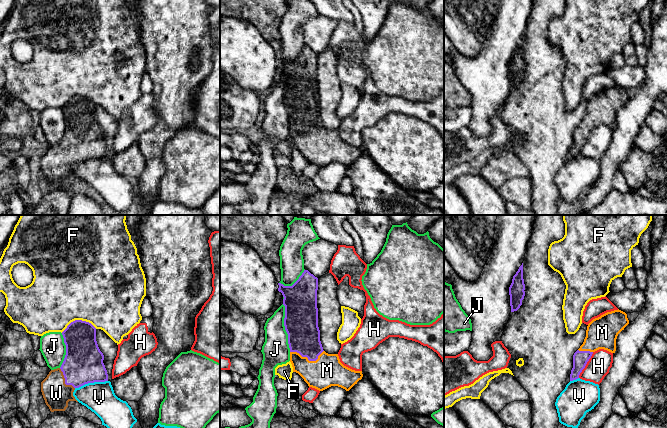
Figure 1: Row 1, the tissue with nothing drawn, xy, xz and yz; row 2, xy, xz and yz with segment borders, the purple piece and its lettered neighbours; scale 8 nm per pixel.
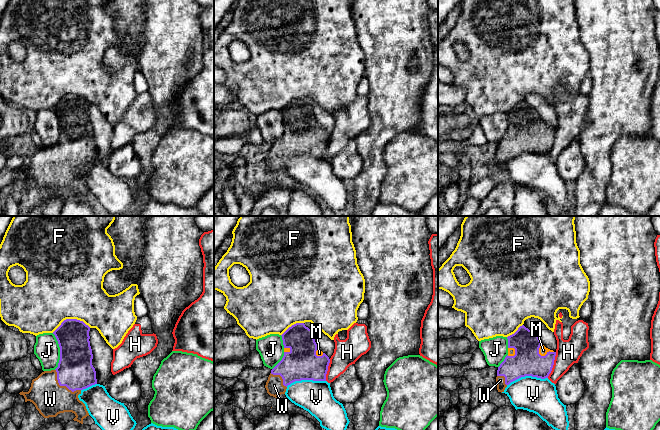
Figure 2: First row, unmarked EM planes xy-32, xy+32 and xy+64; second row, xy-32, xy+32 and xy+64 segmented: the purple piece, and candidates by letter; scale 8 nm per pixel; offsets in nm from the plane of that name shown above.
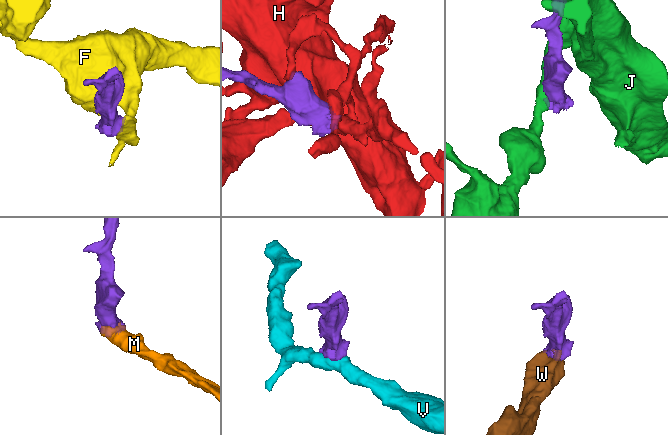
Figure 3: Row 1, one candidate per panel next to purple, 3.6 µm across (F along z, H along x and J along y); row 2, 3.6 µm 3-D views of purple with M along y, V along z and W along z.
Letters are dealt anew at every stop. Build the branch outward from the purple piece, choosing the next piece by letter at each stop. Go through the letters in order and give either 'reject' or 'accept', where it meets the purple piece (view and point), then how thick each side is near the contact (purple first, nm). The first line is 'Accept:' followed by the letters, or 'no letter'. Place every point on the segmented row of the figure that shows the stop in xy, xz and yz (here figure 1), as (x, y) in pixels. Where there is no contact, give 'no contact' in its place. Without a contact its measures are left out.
Accept: M, W
F: reject; meets purple in xy at (78, 320); 260 nm thick on the purple side, 500 nm on the other
H: reject; meets purple in yz at (585, 365); 130 nm thick on the purple side, 190 nm on the other
J: reject; meets purple in xz at (285, 328); 280 nm thick on the purple side, 220 nm on the other
M: accept; meets purple in xz at (307, 357); 260 nm thick on the purple side, 240 nm on the other
V: reject; meets purple in xy at (91, 382); 320 nm thick on the purple side, 240 nm on the other
W: accept; meets purple in xy at (65, 380); 320 nm thick on the purple side, 220 nm on the other

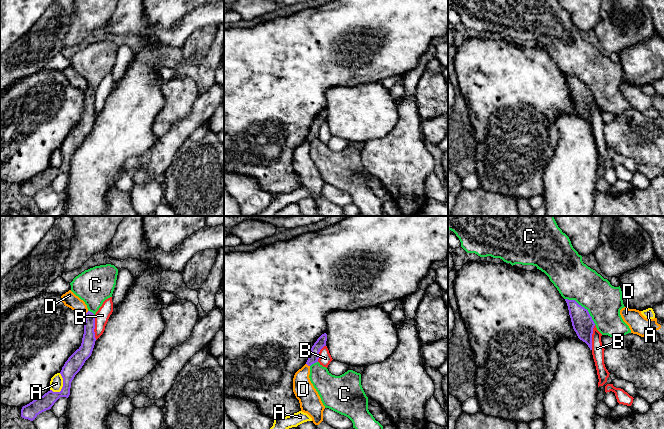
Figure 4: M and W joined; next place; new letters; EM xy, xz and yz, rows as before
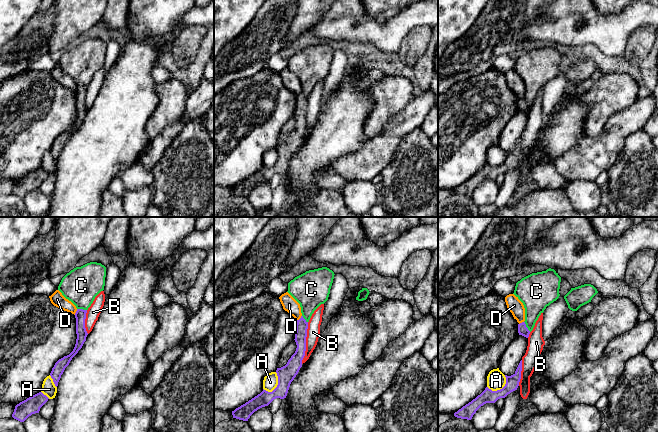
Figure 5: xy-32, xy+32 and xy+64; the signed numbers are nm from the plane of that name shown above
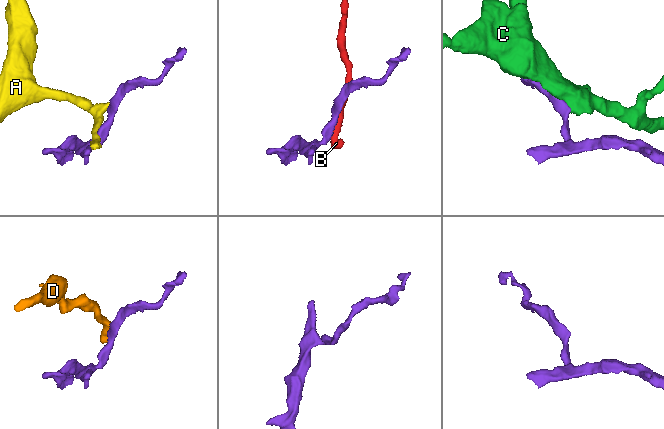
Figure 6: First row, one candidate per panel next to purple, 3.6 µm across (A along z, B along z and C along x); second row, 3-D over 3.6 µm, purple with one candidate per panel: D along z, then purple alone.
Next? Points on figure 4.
Accept: no letter
A: reject; meets purple in xy at (63, 385); 140 nm thick on the purple side, 110 nm on the other
B: reject; meets purple in xy at (94, 327); 110 nm thick on the purple side, 110 nm on the other
C: reject; meets purple in yz at (583, 307); 170 nm thick on the purple side, 320 nm on the other
D: reject; meets purple in xy at (86, 313); 110 nm thick on the purple side, 120 nm on the other

